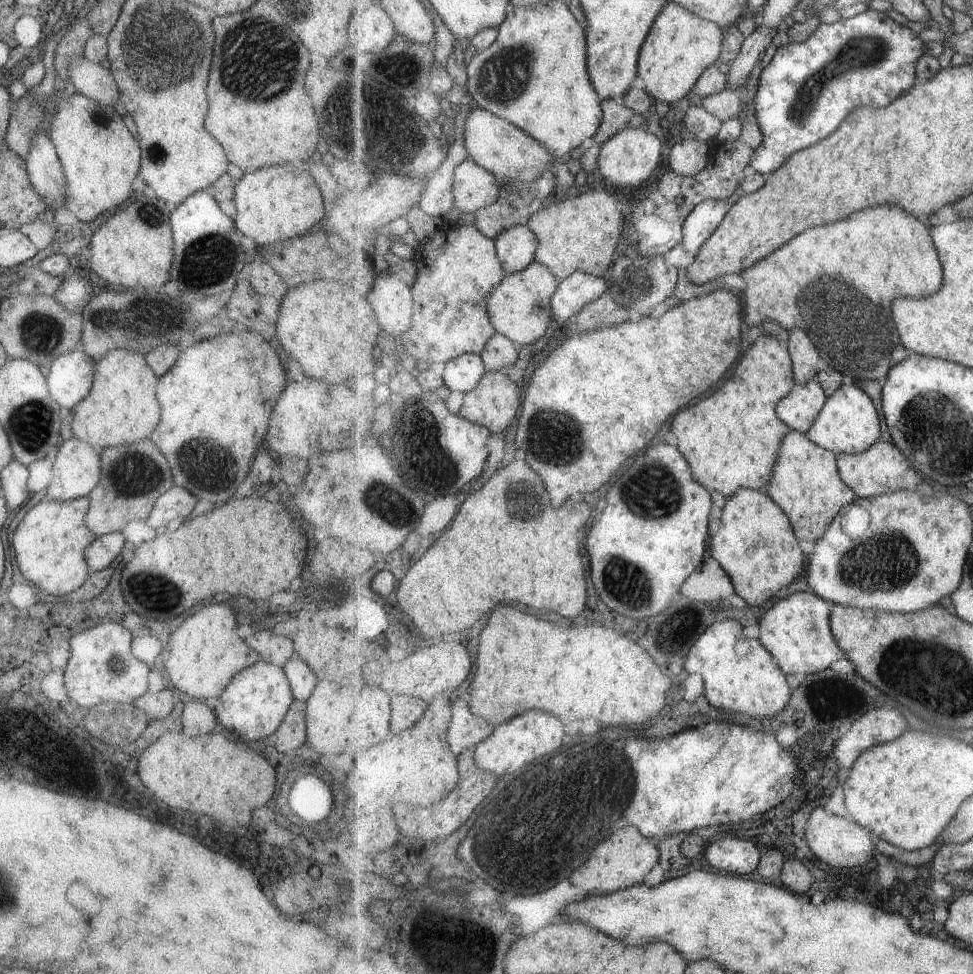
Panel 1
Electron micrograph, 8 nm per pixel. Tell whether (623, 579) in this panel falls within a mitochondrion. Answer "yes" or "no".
yes

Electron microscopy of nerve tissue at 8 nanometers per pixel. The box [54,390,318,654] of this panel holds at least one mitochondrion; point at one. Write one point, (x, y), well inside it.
(137, 470)

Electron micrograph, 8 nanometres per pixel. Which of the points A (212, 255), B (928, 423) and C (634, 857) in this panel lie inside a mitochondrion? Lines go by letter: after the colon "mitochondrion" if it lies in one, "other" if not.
A: mitochondrion
B: mitochondrion
C: other

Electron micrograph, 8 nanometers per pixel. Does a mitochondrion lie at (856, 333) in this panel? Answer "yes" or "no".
yes

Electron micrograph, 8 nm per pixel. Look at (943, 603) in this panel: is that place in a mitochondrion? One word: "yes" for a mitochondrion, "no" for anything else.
no

